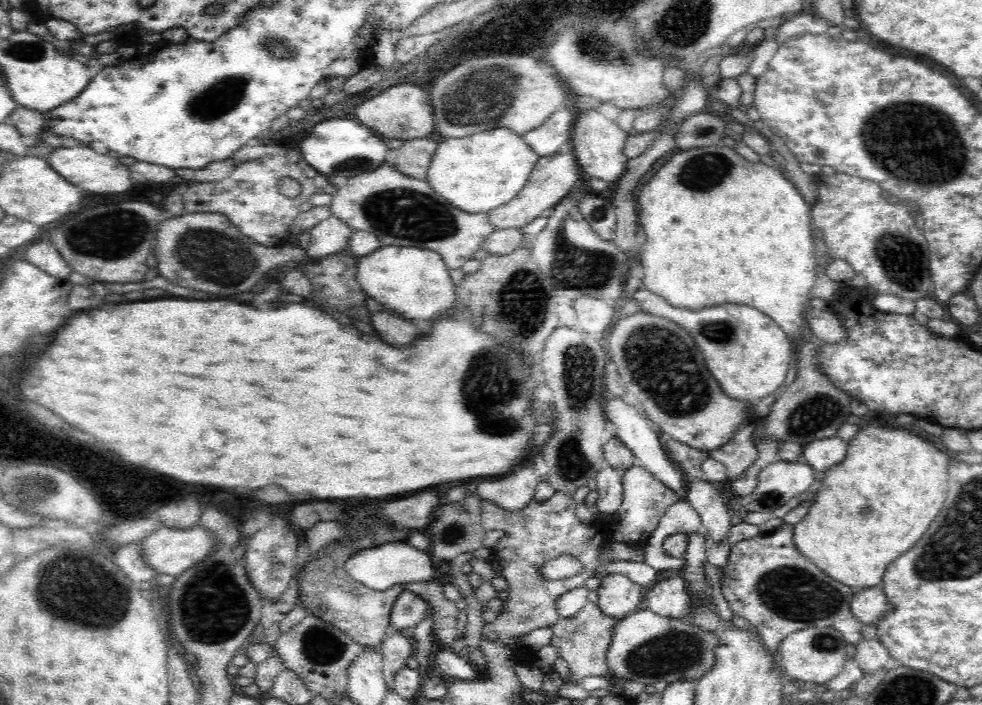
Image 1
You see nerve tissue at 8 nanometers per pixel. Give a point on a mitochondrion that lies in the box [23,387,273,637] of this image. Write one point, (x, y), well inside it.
(65, 590)

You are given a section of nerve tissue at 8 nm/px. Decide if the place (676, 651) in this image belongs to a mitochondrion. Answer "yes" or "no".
yes

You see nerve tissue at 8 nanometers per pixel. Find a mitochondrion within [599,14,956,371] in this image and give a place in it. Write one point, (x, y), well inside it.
(903, 259)

